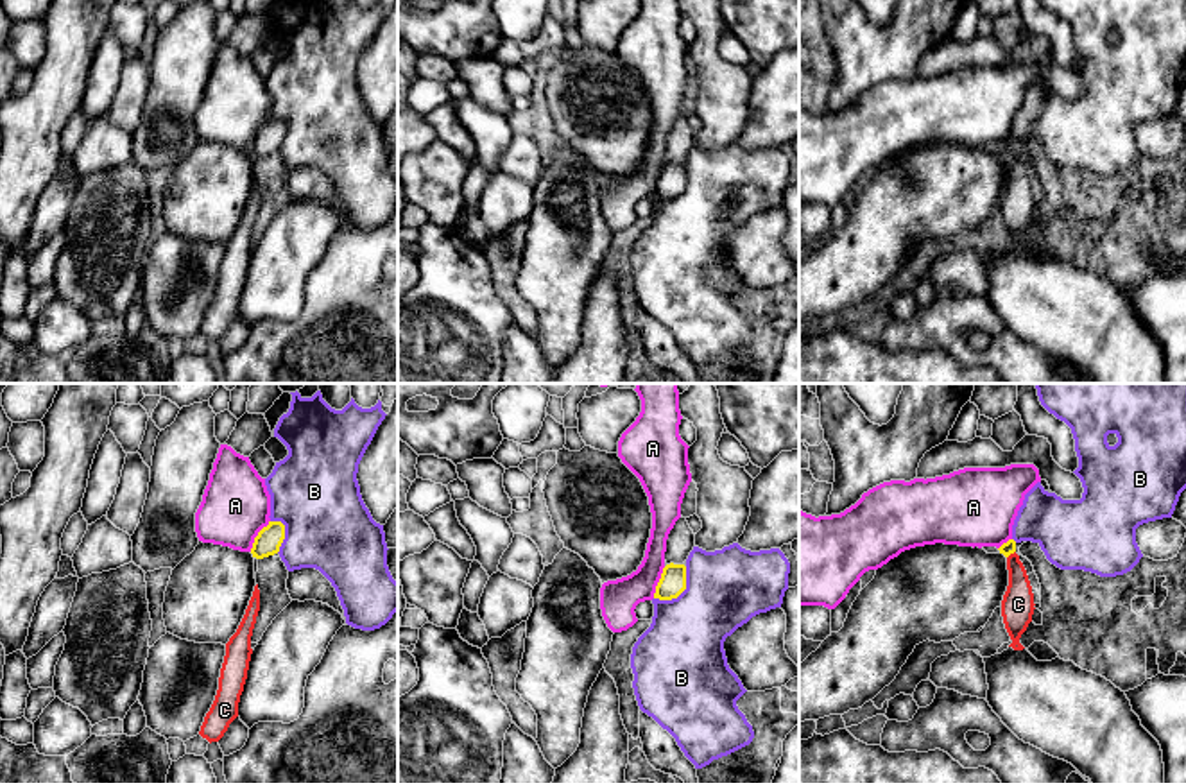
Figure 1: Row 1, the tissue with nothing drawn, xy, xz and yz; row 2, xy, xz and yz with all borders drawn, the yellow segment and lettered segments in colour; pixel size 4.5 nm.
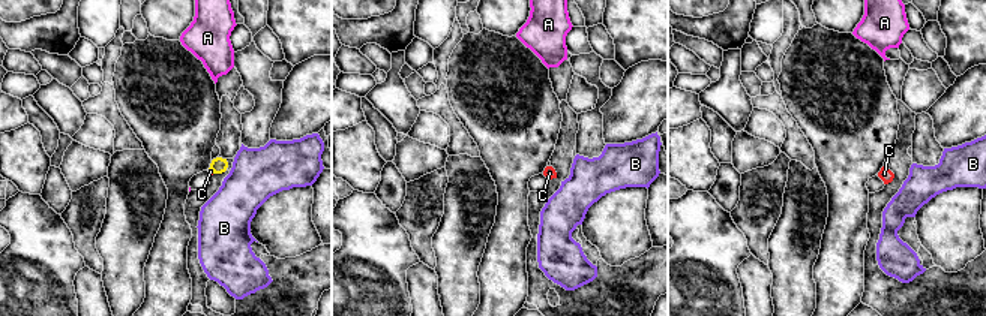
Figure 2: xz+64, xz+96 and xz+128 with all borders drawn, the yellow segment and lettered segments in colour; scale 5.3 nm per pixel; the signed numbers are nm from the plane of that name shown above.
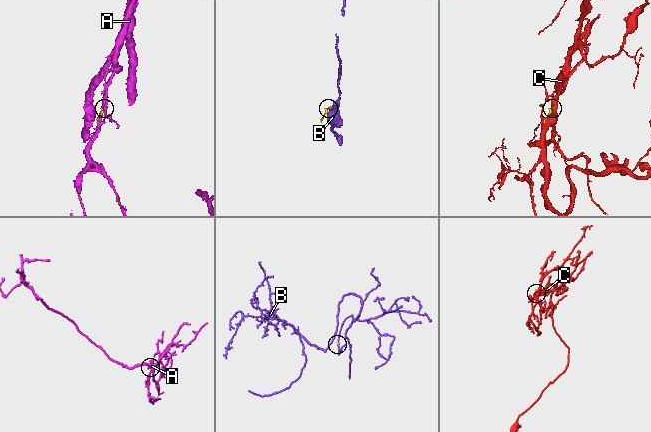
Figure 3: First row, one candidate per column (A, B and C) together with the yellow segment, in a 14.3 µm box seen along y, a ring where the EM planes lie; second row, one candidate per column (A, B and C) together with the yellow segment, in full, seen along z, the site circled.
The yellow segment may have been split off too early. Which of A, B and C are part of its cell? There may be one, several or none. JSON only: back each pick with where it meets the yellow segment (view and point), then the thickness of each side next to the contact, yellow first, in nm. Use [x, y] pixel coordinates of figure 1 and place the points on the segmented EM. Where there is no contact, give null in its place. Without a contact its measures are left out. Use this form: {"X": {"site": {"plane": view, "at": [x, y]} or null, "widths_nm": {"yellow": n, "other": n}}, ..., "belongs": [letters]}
{"C": {"site": {"plane": "yz", "at": [1011, 552]}, "widths_nm": {"yellow": 60, "other": 140}}, "belongs": ["C"]}

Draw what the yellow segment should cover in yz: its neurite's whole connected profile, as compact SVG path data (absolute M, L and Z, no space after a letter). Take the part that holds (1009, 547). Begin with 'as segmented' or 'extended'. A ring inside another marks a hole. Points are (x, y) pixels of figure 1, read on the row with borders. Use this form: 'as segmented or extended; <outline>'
extended; M1009 539L998 550L1007 557L1009 570L1009 586L1001 600L1003 624L1012 640L1009 647L1023 650L1025 647L1019 643L1019 638L1032 622L1036 609L1034 593L1027 570L1016 554L1016 541Z

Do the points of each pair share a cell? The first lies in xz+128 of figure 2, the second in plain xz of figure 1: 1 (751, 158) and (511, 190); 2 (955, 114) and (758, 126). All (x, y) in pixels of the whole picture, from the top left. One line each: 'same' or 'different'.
1: same
2: same

